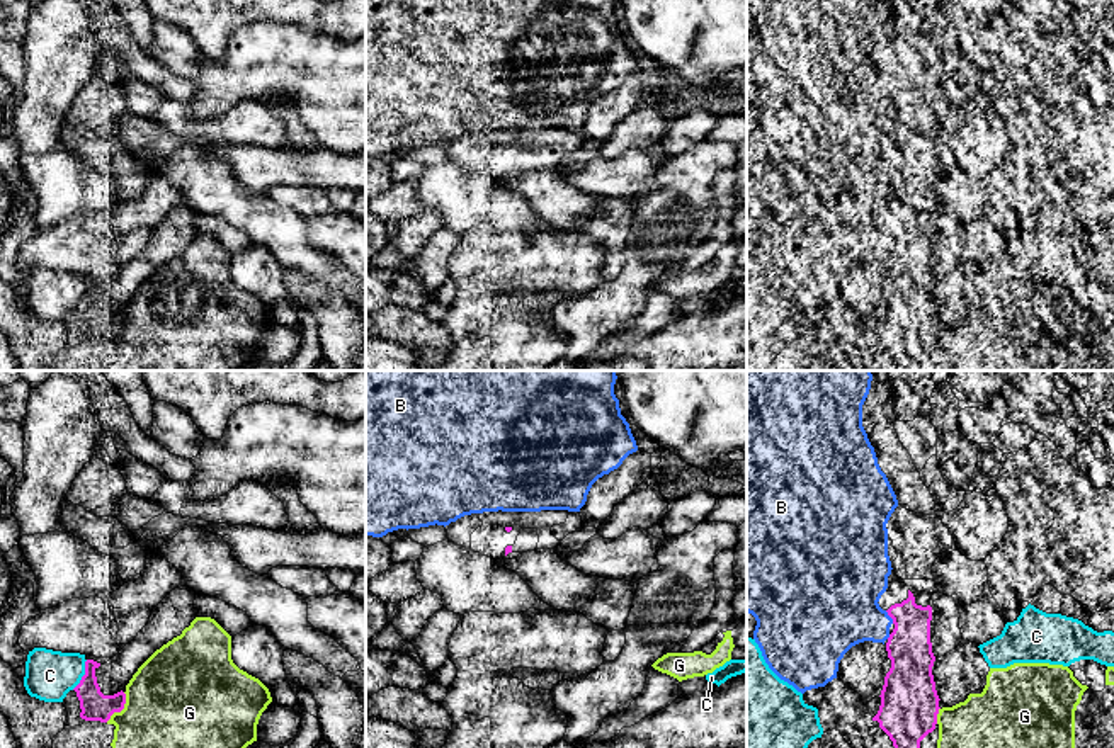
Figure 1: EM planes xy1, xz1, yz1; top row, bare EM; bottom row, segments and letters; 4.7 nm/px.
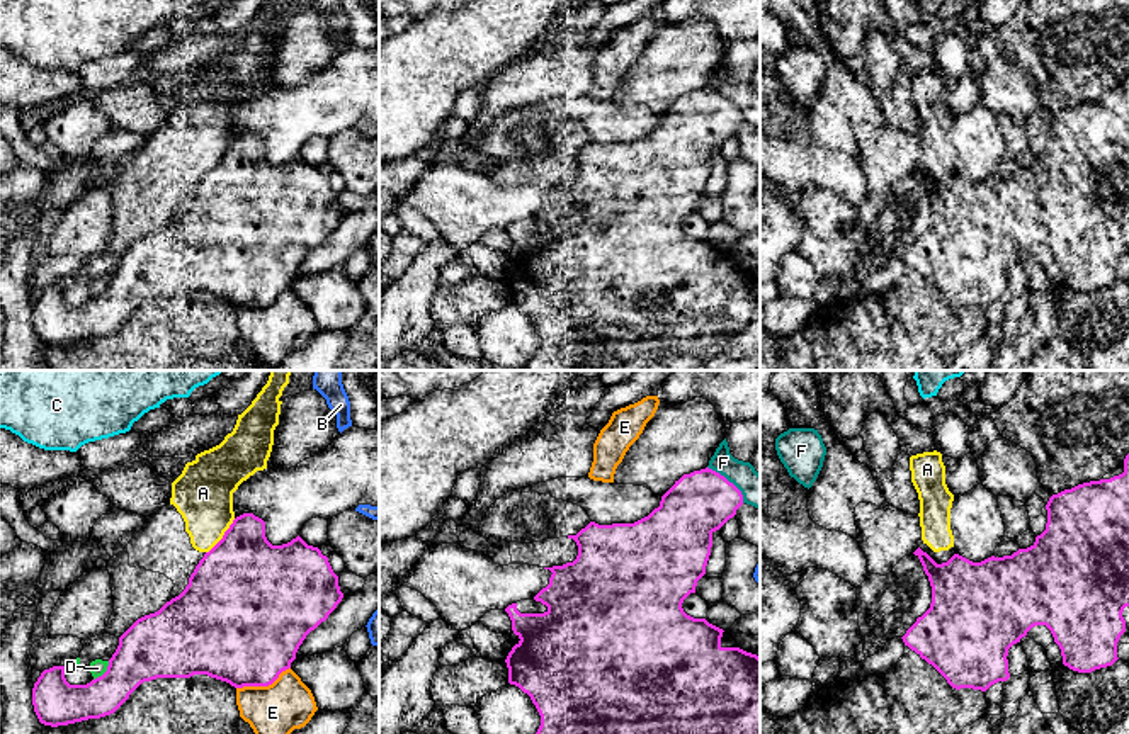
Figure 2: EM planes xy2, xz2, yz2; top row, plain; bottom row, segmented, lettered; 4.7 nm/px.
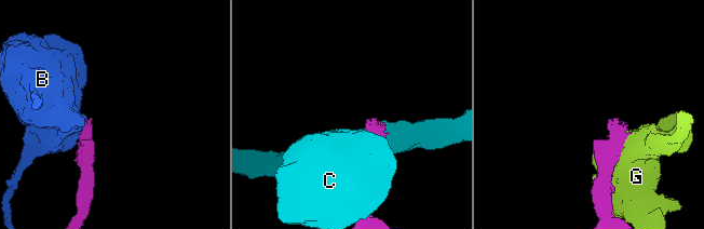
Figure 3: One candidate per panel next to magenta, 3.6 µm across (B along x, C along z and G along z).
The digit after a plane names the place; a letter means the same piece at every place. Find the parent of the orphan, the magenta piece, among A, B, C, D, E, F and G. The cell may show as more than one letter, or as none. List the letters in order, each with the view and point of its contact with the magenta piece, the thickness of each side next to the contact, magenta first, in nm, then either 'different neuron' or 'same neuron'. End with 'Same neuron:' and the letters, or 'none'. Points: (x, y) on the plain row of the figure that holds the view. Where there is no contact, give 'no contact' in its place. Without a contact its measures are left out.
A: xy2 (223, 155) | 460/280 nm | different neuron
B: yz1 (890, 235) | 220/380 nm | different neuron
C: xy1 (84, 294) | 140/240 nm | different neuron
D: xy2 (106, 291) | 300/80 nm | different neuron
E: xy2 (262, 304) | 480/240 nm | different neuron
F: xz2 (728, 101) | 300/160 nm | different neuron
G: xy1 (121, 328) | 140/480 nm | different neuron
Same neuron: none

